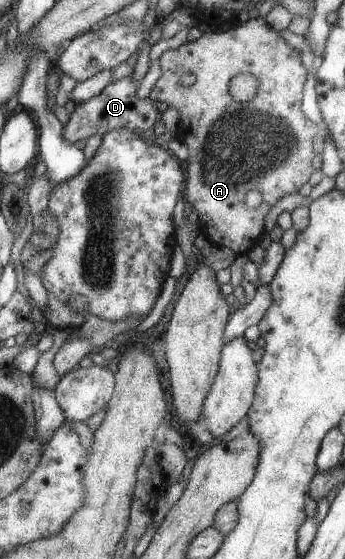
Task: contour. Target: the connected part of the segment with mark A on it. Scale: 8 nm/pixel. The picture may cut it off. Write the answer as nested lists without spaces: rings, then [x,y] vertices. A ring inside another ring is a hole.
[[[258,16],[241,24],[236,23],[230,30],[204,32],[198,39],[168,48],[159,55],[159,63],[161,75],[149,96],[155,108],[156,105],[159,110],[172,106],[179,113],[177,139],[186,145],[188,151],[185,159],[186,206],[196,211],[200,231],[209,246],[226,248],[231,256],[245,255],[266,230],[264,219],[270,209],[284,196],[296,194],[313,170],[310,161],[314,157],[314,147],[310,143],[318,127],[308,117],[304,117],[300,109],[302,87],[306,79],[300,52],[292,48],[279,31],[270,28],[263,17]],[[187,73],[194,73],[196,80],[191,86],[182,86],[178,81]],[[239,73],[250,73],[260,83],[256,93],[246,103],[234,101],[228,93],[228,82]],[[248,189],[260,193],[261,201],[257,207],[248,208],[244,204],[244,195]]]

